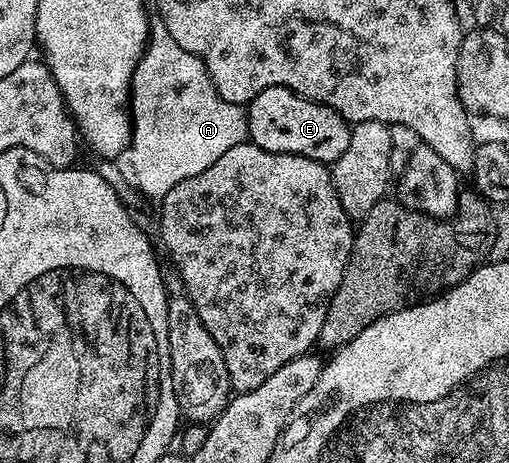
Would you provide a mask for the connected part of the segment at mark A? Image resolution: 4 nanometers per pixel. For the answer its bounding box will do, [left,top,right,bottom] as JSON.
[127,21,249,201]

